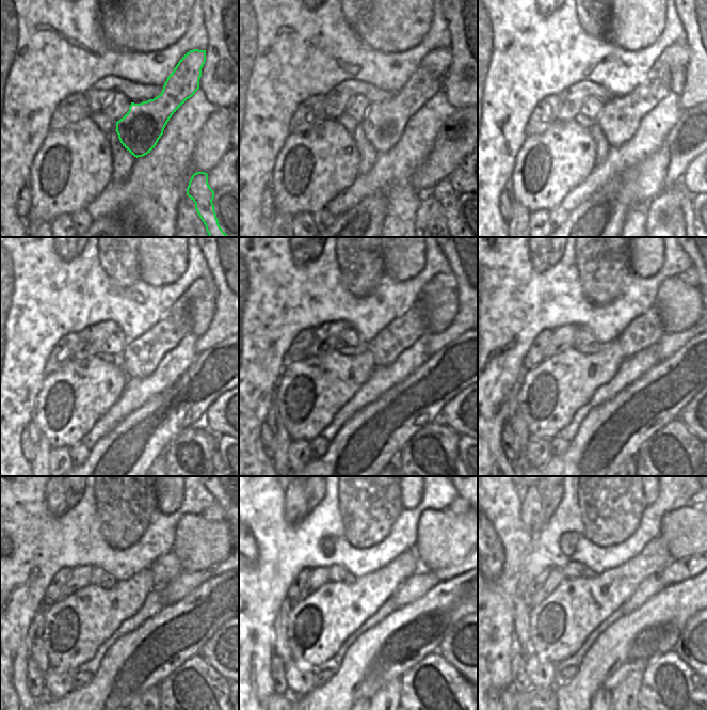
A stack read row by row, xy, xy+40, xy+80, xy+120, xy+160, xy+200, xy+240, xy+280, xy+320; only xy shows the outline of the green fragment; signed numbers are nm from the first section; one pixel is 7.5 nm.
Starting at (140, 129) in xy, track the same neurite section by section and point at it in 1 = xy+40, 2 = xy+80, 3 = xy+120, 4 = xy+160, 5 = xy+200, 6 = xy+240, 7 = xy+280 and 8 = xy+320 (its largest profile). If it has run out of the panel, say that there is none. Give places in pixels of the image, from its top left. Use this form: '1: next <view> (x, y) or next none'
1: next xy+40 (384, 123)
2: next xy+80 (620, 119)
3: next xy+120 (140, 358)
4: next xy+160 (403, 332)
5: next xy+200 (646, 330)
6: next xy+240 (166, 568)
7: next xy+280 (455, 507)
8: next xy+320 (694, 502)

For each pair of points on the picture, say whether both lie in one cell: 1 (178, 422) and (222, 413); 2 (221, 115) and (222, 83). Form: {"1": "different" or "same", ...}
{"1": "different", "2": "different"}

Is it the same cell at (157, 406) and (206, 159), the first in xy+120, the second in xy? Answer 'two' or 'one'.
one

